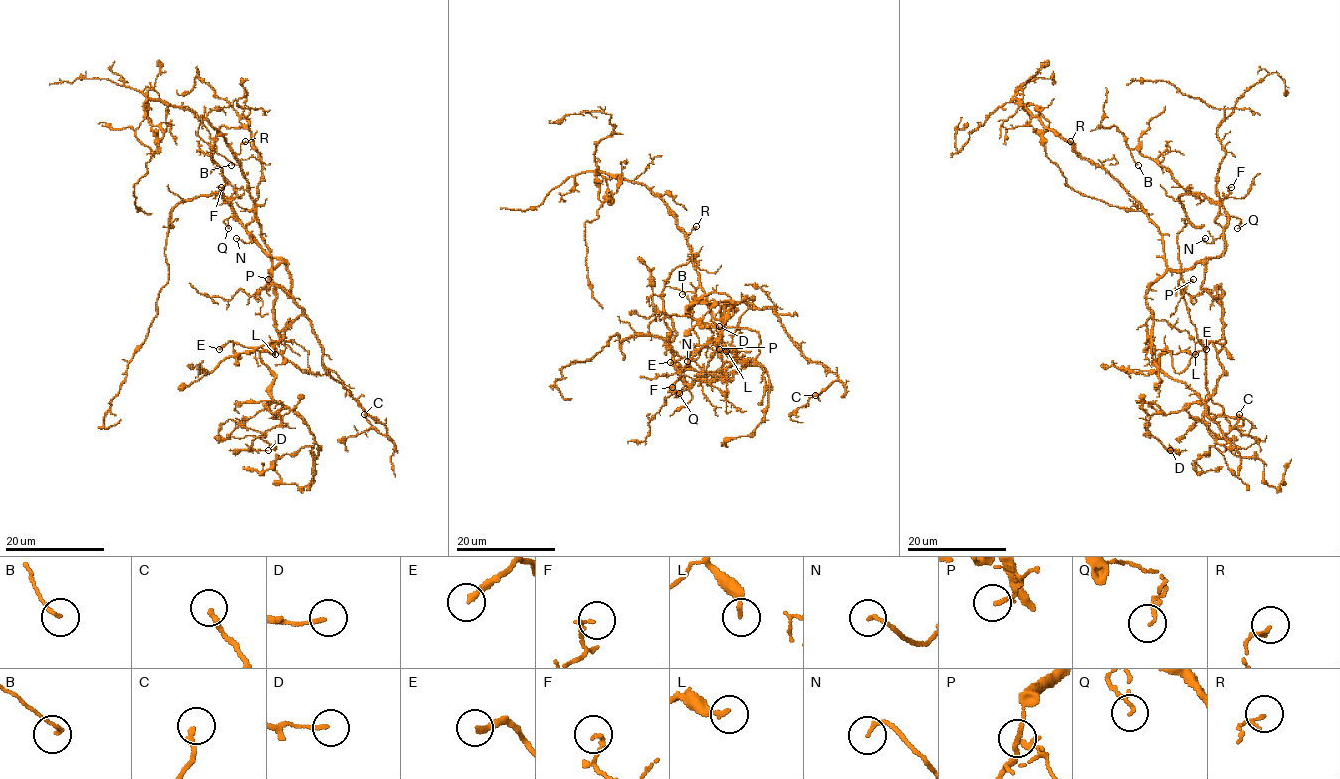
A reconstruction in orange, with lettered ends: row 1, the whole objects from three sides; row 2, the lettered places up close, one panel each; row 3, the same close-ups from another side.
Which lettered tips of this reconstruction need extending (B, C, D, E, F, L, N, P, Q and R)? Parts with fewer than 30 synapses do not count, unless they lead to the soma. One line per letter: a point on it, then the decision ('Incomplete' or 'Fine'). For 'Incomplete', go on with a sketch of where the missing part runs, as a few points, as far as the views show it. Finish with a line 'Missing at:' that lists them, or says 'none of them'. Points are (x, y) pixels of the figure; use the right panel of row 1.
B: Place: (1138, 165). Fine
C: Place: (1239, 414). Fine
D: Place: (1170, 450). Fine
E: Place: (1206, 349). Incomplete. Course of what is missing: (1206, 349), (1211, 358), (1227, 367), (1220, 387), (1203, 407), (1210, 413), (1235, 415)
F: Place: (1231, 187). Fine
L: Place: (1195, 354). Fine
N: Place: (1205, 238). Fine
P: Place: (1193, 279). Fine
Q: Place: (1237, 228). Fine
R: Place: (1070, 141). Fine
Missing at: E

